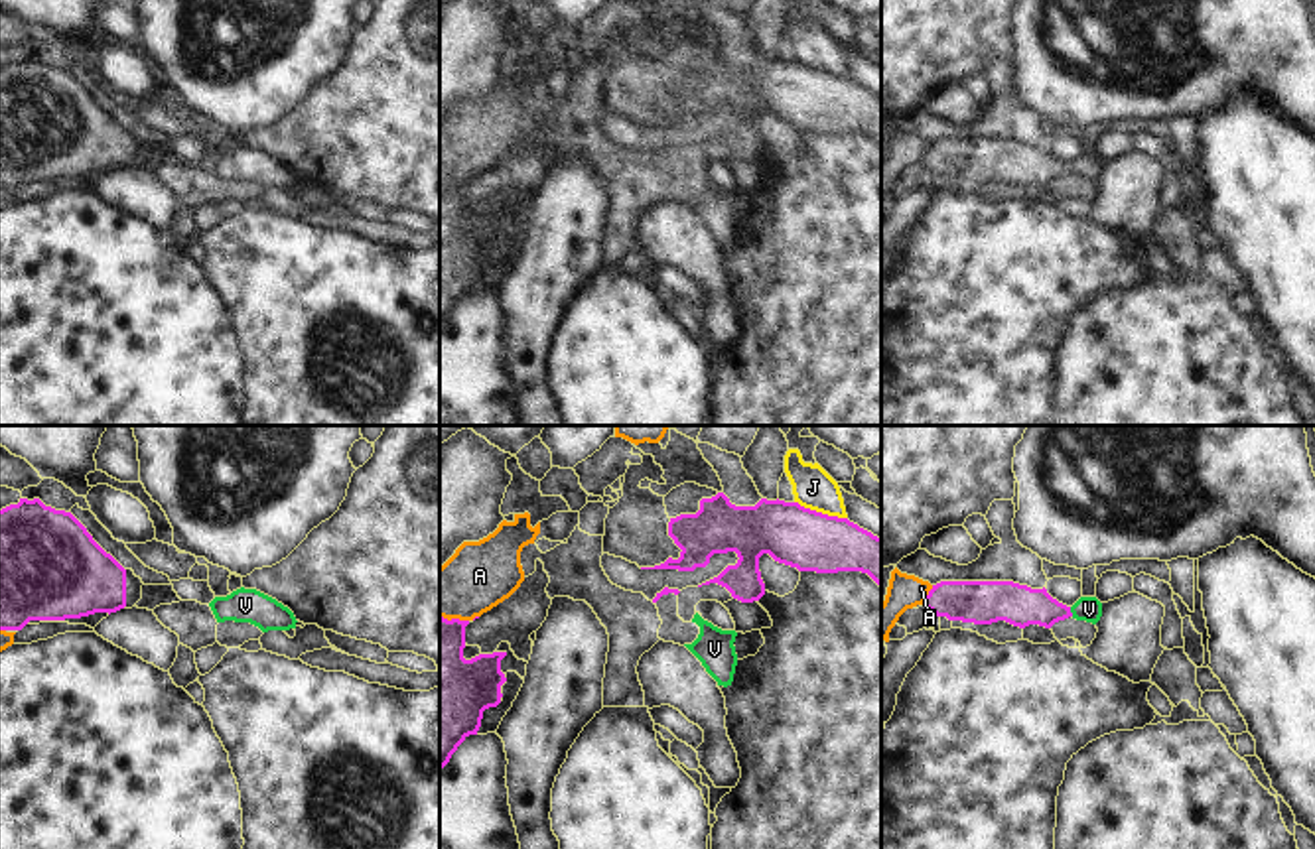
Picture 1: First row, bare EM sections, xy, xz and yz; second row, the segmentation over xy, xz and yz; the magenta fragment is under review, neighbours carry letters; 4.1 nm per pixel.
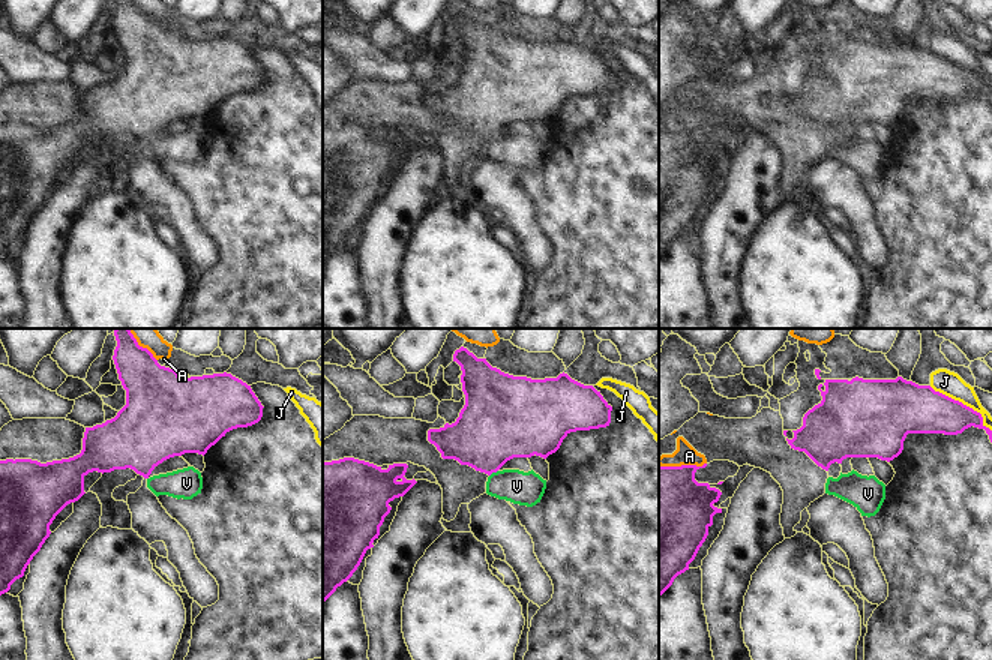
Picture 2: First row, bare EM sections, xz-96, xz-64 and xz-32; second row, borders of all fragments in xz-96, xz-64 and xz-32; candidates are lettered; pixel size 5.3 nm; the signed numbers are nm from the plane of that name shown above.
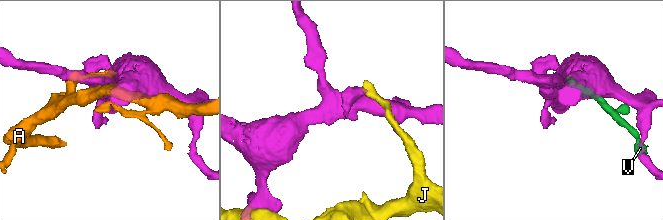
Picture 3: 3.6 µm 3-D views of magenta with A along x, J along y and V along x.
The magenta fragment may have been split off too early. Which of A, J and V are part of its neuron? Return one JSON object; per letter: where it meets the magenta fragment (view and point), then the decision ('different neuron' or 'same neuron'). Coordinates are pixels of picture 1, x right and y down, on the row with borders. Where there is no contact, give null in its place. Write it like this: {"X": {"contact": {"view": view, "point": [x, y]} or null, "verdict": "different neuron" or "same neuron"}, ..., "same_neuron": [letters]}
{"A": {"contact": {"view": "yz", "point": [927, 595]}, "verdict": "different neuron"}, "J": {"contact": {"view": "xz", "point": [821, 513]}, "verdict": "different neuron"}, "V": {"contact": {"view": "yz", "point": [1069, 611]}, "verdict": "same neuron"}, "same_neuron": ["V"]}

